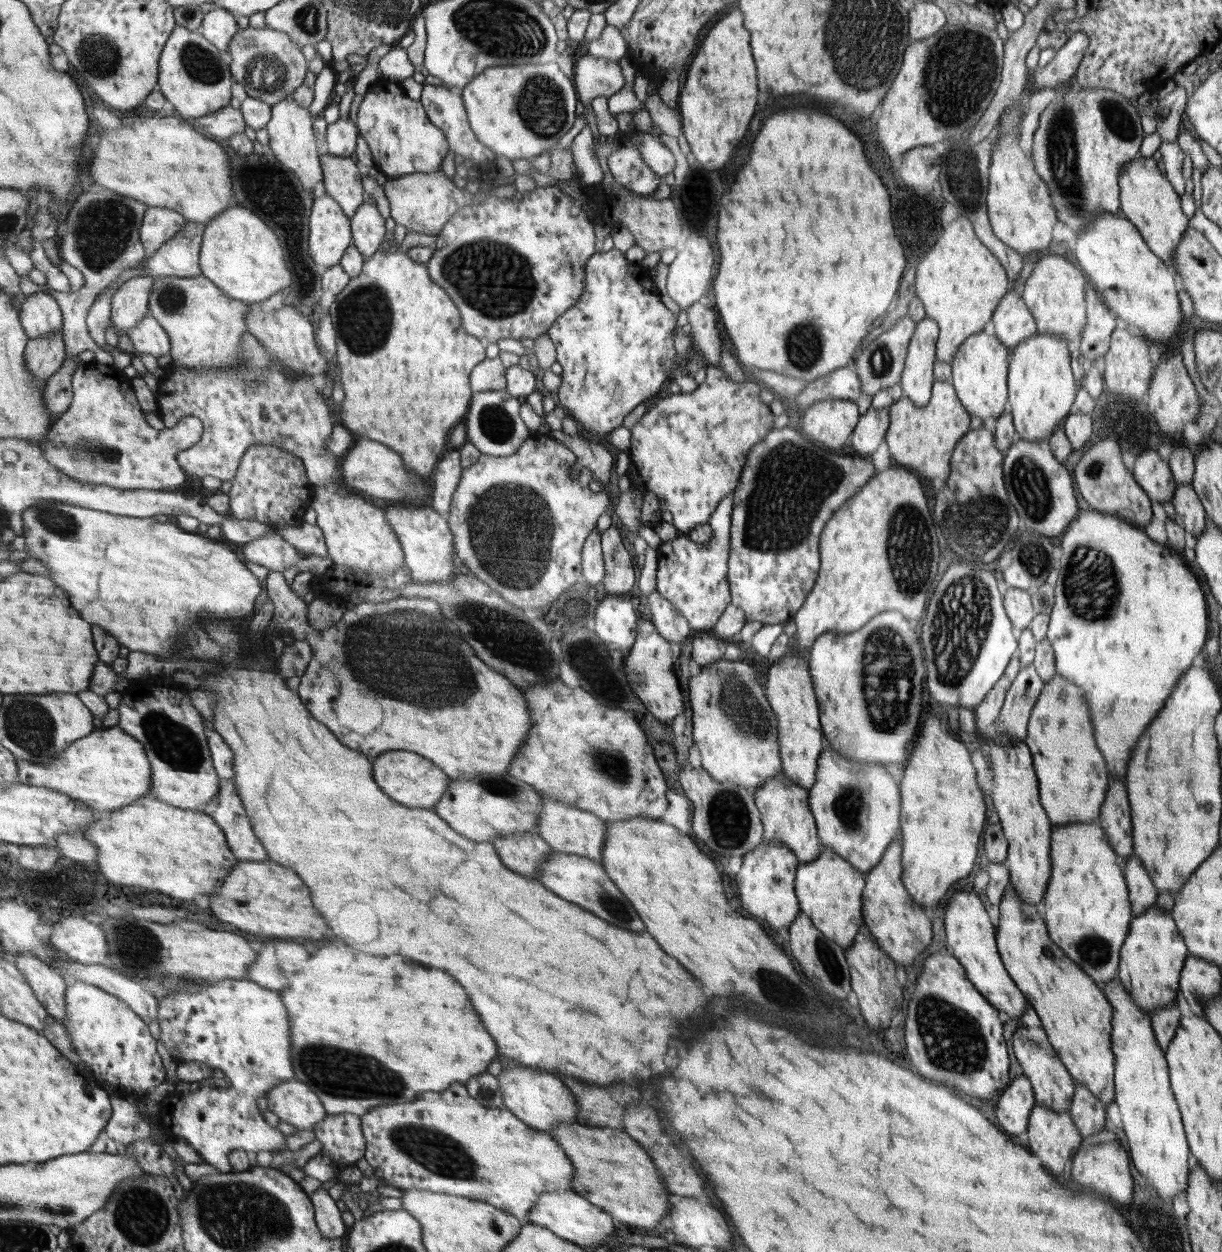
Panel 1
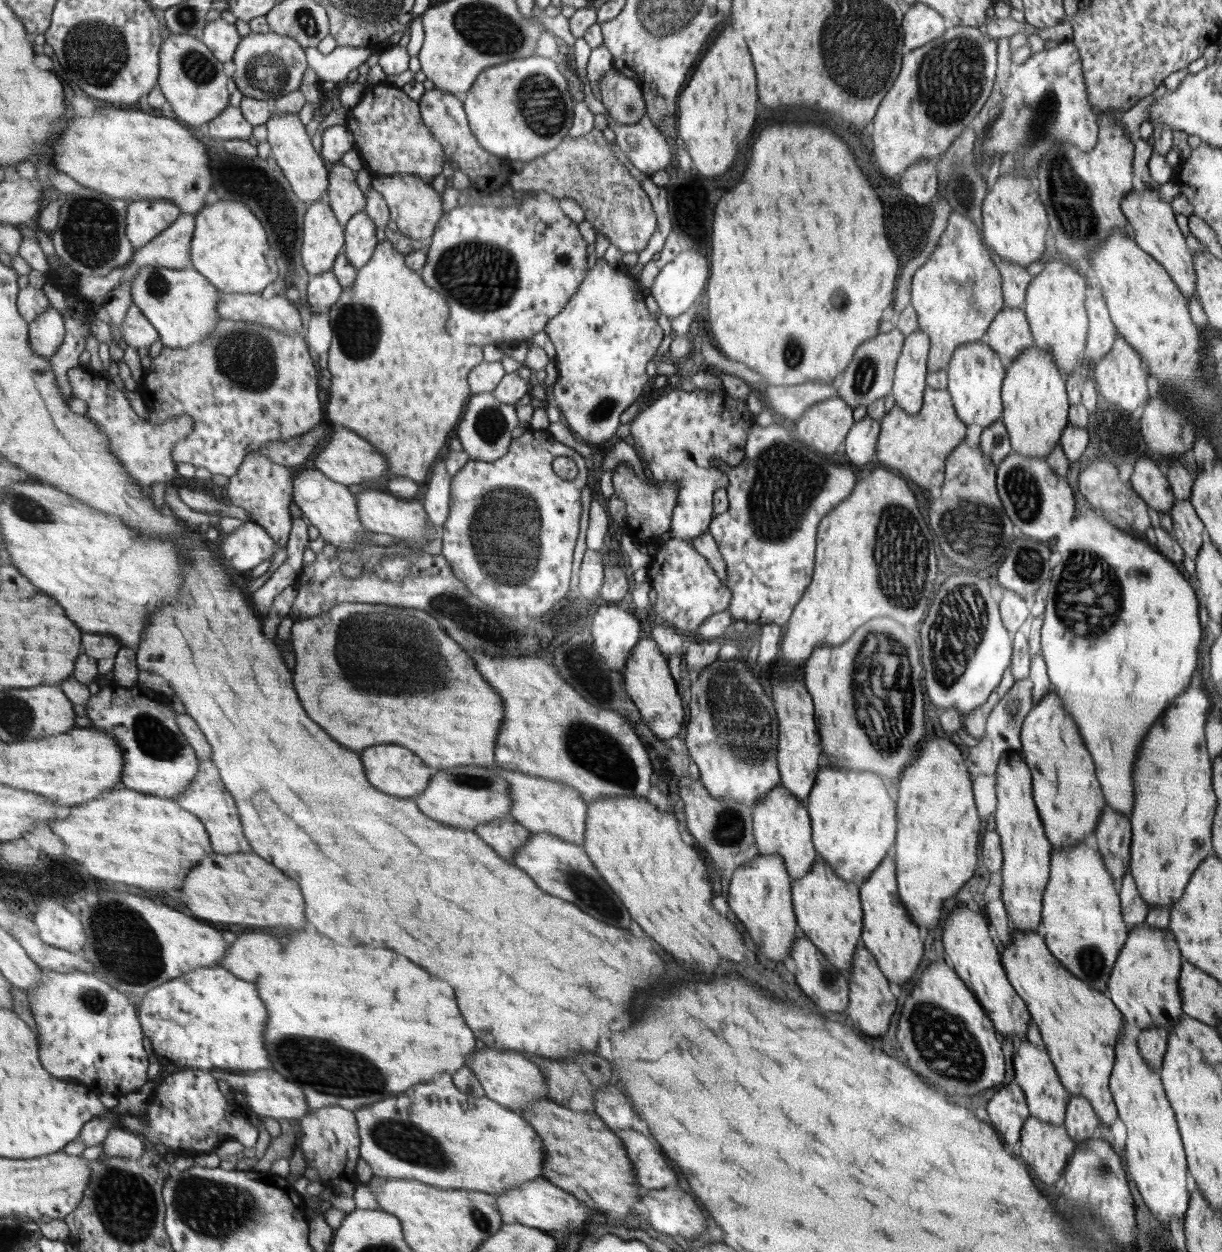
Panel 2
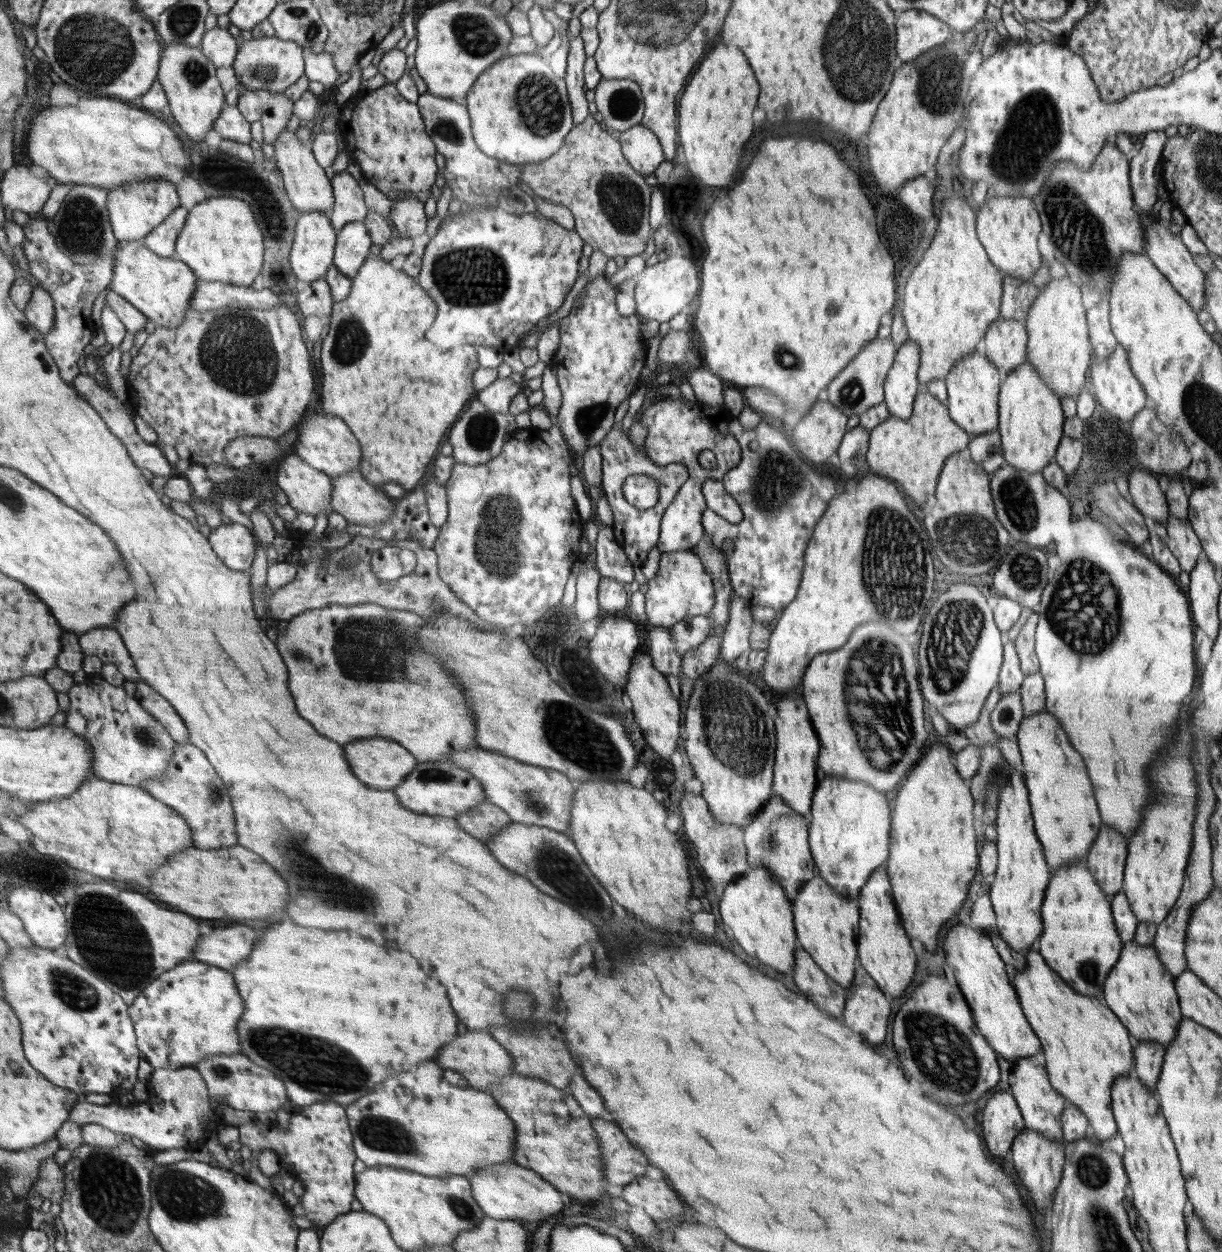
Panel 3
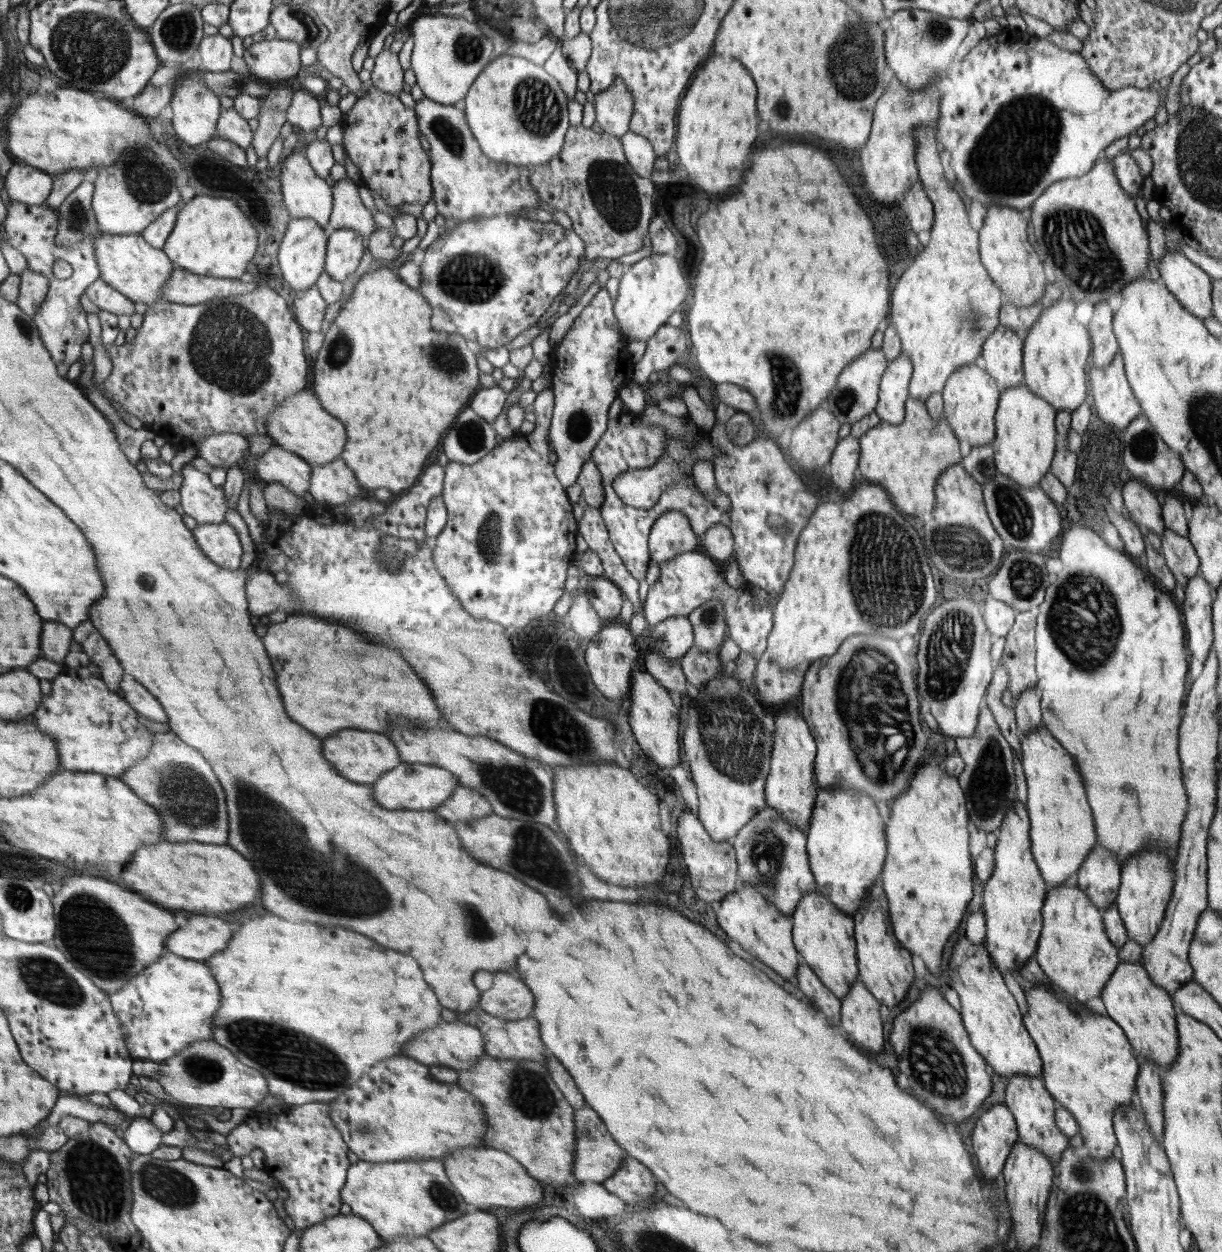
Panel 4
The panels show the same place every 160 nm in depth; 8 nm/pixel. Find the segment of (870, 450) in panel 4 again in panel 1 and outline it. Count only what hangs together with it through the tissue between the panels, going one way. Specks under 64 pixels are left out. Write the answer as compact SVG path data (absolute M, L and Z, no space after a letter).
M934 381L931 399L925 407L917 407L903 396L889 407L890 424L885 436L895 466L908 468L933 480L947 480L951 471L951 456L958 441L969 431L971 414L960 402L950 382Z

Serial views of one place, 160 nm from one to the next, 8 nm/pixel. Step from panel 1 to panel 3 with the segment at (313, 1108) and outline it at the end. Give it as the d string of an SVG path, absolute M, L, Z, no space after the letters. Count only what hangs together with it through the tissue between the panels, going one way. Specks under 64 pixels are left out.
M244 1053L215 1054L193 1065L205 1078L212 1103L223 1102L236 1110L250 1112L269 1112L272 1115L283 1108L288 1100L286 1086L280 1078L276 1078L270 1070L260 1068L261 1065L250 1060Z

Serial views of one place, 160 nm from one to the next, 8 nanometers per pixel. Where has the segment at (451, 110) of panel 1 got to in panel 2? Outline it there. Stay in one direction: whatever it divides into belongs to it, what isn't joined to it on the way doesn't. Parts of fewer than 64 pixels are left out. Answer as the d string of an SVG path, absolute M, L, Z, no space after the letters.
M433 88L425 90L420 100L421 116L425 124L437 140L443 144L447 155L455 165L455 168L467 174L474 184L478 178L508 178L508 166L502 162L502 158L486 150L478 142L476 134L469 124L468 114L465 112L464 102L452 93Z

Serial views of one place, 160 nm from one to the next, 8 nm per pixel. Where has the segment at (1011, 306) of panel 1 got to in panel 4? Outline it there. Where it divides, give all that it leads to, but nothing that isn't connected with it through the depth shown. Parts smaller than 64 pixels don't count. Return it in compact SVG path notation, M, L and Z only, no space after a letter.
M998 325L982 345L980 363L1003 391L1024 384L1023 338L1006 325Z

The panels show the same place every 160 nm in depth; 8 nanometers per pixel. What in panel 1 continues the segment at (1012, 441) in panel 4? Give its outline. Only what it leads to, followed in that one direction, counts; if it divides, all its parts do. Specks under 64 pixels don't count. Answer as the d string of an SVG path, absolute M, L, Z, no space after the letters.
M1037 332L1012 349L1008 366L1008 396L1018 438L1031 441L1049 439L1053 430L1074 410L1078 386L1070 366L1072 348L1073 345L1062 337Z

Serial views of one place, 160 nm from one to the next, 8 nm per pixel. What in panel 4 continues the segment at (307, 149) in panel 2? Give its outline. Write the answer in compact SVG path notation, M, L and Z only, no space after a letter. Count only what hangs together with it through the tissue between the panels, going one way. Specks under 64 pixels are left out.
M294 150L288 156L283 157L281 170L282 196L291 219L314 219L320 225L320 228L324 229L328 234L332 234L334 230L329 226L329 218L333 212L333 190L322 180L322 176L318 175L318 172L314 170L309 158L302 152Z

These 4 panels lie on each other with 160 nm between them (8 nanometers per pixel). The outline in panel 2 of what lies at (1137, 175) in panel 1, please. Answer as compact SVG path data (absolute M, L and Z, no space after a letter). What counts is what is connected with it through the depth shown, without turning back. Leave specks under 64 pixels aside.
M1144 187L1143 191L1135 191L1133 188L1122 197L1121 209L1129 222L1129 229L1138 247L1152 256L1168 272L1187 300L1193 294L1196 295L1193 253L1188 249L1186 240L1176 223L1176 213L1170 203L1160 198L1159 189Z

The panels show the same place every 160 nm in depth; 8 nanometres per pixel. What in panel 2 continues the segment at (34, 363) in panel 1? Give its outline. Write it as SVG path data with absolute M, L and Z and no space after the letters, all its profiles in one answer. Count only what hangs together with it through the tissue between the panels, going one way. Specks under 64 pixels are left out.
M52 306L48 307L40 316L37 316L34 322L29 322L29 344L34 352L48 359L57 354L57 351L61 348L64 333L62 314Z

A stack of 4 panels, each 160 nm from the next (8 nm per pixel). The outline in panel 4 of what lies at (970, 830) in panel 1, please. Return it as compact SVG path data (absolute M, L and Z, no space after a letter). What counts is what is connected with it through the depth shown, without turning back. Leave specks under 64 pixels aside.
M931 759L922 768L918 768L910 788L894 800L885 834L888 856L882 870L882 886L888 896L888 912L890 912L894 934L911 955L921 956L928 970L932 974L938 974L942 964L942 950L950 934L964 920L974 890L972 887L974 868L968 852L968 840L970 840L968 809L965 792L958 784L958 779L948 776L936 759Z

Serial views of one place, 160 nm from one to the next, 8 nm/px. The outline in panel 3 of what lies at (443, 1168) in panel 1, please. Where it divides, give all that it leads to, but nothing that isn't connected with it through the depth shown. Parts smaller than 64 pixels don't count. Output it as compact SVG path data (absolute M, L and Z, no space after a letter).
M437 1062L422 1064L377 1084L375 1091L346 1106L350 1128L355 1138L358 1160L368 1167L404 1168L424 1176L446 1178L451 1174L472 1176L485 1166L515 1162L517 1130L505 1109L490 1094L470 1086L459 1087L445 1079L444 1069Z

